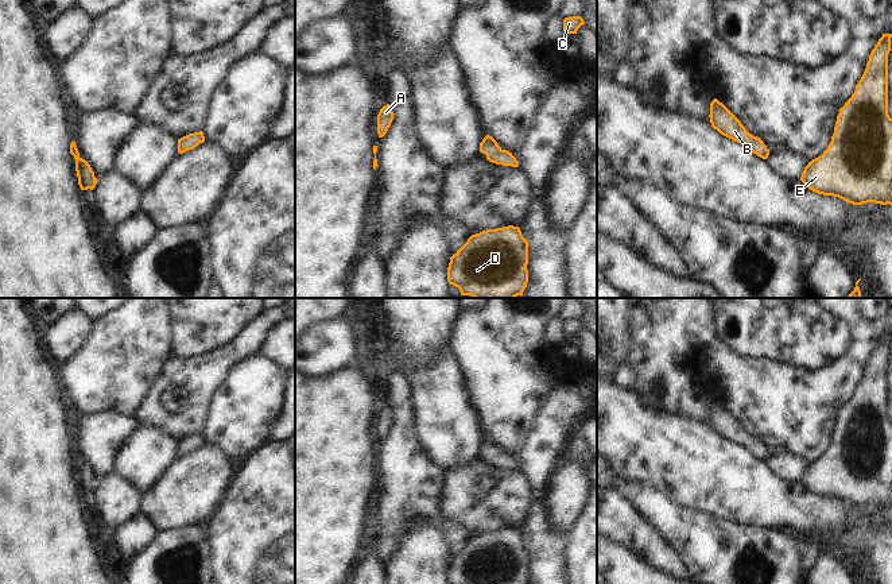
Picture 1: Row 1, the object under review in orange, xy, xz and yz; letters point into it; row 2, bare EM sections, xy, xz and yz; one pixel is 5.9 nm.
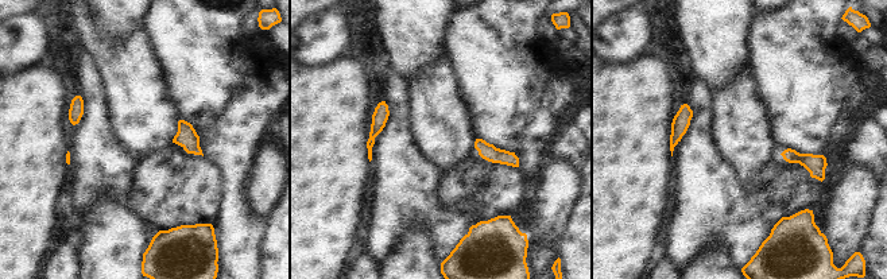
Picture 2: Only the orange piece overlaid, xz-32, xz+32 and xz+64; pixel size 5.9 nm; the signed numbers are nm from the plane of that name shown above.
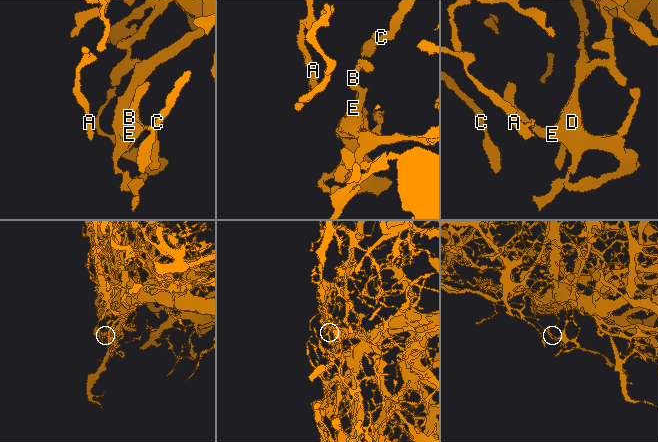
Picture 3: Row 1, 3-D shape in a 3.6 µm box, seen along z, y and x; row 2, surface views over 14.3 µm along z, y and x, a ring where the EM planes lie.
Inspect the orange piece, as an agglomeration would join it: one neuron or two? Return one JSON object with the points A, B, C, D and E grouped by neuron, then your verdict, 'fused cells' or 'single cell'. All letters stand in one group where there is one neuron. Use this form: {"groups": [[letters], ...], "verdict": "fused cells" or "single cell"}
{"groups": [["A", "B", "C", "D", "E"]], "verdict": "single cell"}

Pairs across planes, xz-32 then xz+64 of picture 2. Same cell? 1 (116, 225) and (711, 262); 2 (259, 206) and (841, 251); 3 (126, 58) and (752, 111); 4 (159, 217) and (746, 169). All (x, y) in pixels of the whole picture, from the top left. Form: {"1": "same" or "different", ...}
{"1": "same", "2": "same", "3": "same", "4": "different"}

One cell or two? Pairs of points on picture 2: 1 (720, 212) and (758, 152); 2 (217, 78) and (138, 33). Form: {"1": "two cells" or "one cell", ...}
{"1": "two cells", "2": "two cells"}

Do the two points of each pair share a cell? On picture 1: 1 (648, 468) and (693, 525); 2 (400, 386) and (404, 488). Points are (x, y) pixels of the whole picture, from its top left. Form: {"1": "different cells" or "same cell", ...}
{"1": "different cells", "2": "same cell"}

